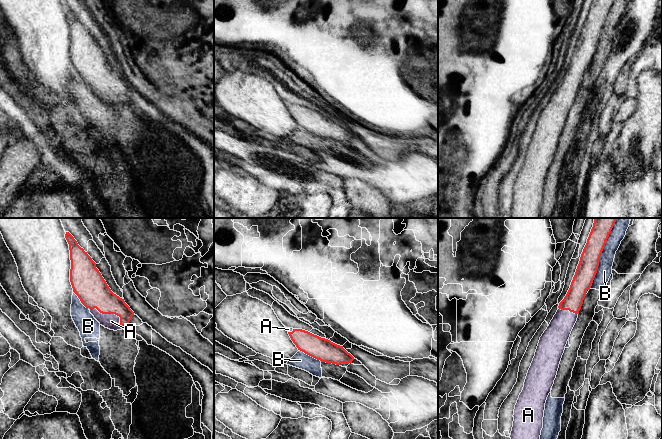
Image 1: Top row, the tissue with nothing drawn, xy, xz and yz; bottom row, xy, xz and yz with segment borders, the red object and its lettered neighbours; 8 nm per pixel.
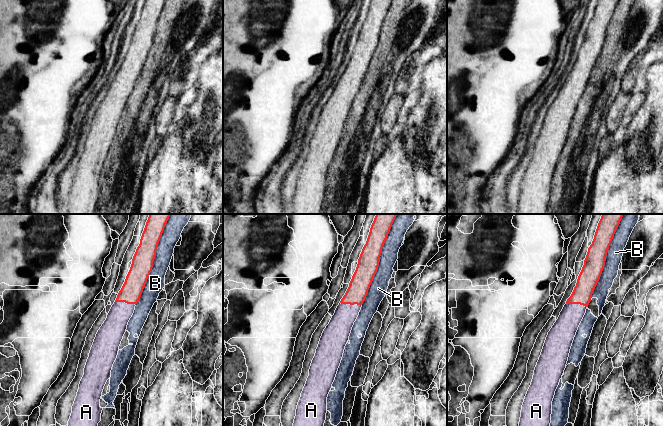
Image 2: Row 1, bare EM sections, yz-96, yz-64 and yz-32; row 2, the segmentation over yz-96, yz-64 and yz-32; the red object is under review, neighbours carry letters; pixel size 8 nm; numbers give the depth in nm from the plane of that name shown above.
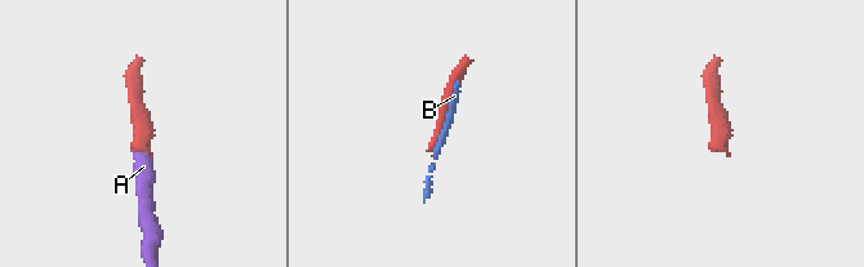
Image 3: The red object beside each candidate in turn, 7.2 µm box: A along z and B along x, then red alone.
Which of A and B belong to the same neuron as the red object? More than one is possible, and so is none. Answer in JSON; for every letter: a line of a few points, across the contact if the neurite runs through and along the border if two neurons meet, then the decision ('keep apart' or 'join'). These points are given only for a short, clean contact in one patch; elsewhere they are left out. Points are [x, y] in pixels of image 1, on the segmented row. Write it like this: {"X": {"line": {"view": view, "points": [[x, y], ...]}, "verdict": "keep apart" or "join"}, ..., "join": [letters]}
{"A": {"verdict": "join"}, "B": {"verdict": "keep apart"}, "join": ["A"]}

